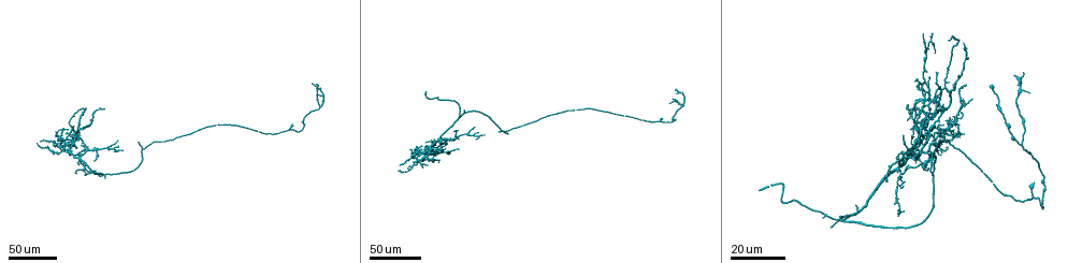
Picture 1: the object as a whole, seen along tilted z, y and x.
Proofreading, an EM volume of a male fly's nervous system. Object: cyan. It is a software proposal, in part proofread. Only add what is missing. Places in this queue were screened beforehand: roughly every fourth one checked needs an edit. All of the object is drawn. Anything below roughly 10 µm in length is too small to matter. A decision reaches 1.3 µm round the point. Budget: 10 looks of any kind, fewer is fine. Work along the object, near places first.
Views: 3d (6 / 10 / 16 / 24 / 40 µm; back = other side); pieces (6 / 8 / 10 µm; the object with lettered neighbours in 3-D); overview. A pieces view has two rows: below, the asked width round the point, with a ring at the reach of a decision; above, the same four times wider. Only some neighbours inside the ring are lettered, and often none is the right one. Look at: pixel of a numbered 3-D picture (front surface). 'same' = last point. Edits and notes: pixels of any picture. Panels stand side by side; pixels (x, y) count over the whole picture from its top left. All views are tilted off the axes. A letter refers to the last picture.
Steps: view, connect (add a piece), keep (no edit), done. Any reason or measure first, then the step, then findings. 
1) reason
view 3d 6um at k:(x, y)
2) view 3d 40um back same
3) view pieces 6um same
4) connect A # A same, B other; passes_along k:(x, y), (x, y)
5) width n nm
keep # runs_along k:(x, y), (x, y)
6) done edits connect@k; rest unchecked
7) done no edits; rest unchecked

view 3d 40um at 1:(499, 131)

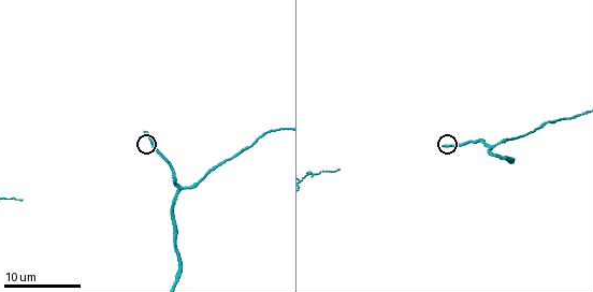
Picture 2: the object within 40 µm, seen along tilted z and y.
zoom in
view 3d 6um at 2:(147, 132)

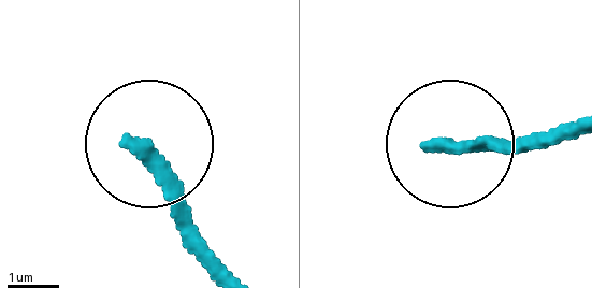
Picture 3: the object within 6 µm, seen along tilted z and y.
what lies round it
view pieces 8um at 3:(132, 146)

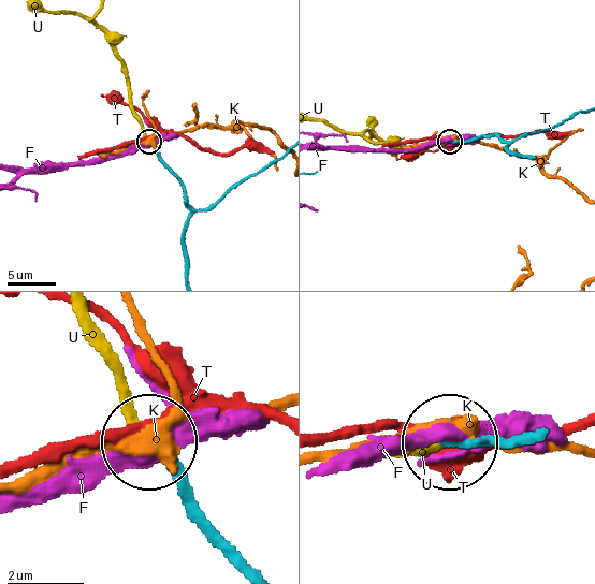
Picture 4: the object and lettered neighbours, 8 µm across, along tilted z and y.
connect U # F other, K other, T other, U same; passes_along 4:(169, 164), (133, 110), (115, 45), (73, 15); the neuron continues

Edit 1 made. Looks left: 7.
view overview

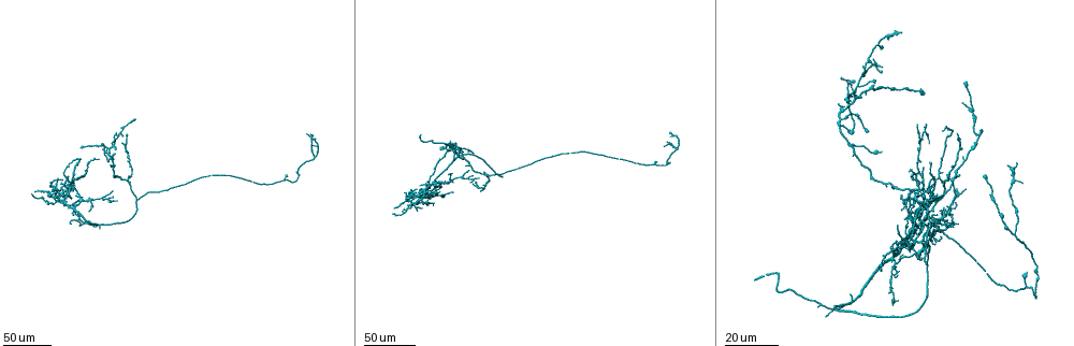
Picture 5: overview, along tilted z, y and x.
end of a long branch
view 3d 40um at 5:(912, 176)

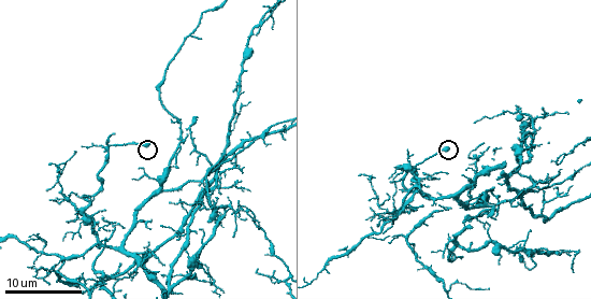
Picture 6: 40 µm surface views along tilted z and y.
view pieces 6um at 6:(149, 146)

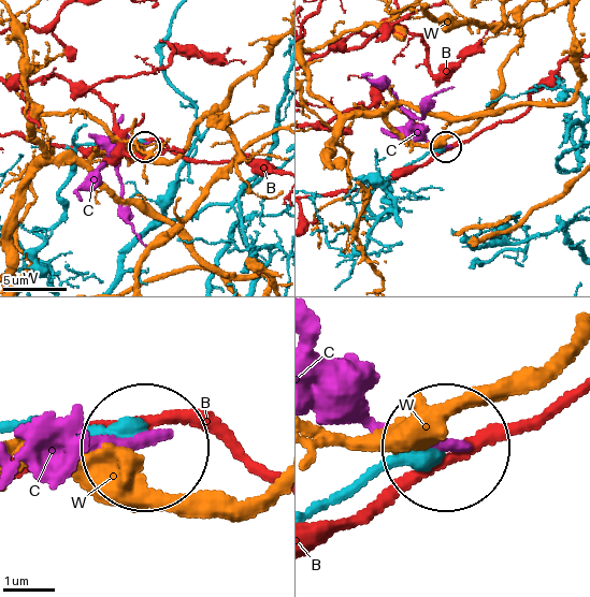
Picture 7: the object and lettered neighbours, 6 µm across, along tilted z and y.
width 430 nm
keep # B other, C other, W other; runs_along 7:(317, 511), (439, 456); no lettered piece goes on from it

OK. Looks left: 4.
end of a long branch
view 3d 40um at 5:(755, 278)

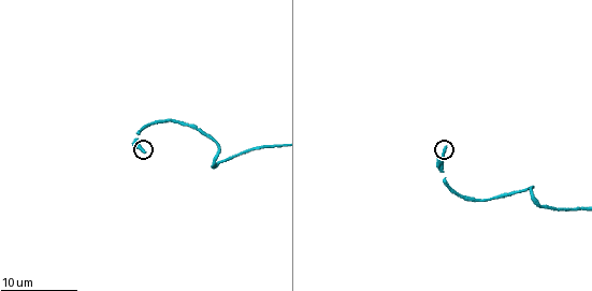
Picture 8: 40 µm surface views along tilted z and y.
view pieces 6um at 8:(444, 148)

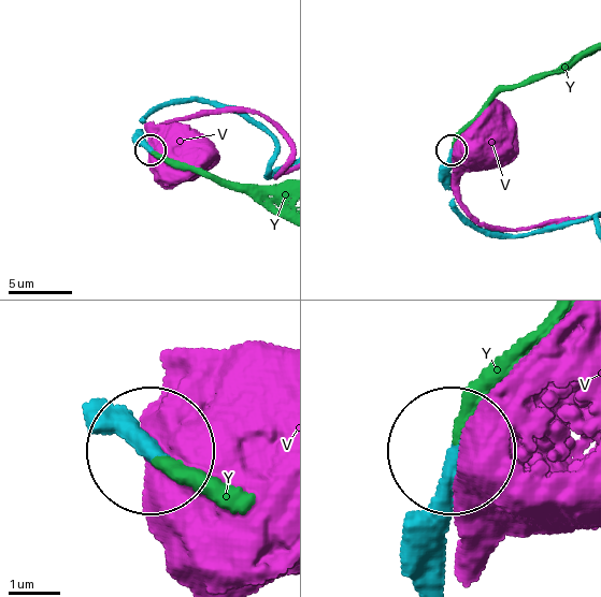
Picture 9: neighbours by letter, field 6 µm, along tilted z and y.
connect Y # V other, Y same; passes_along 9:(139, 419), (159, 461), (199, 472); it goes on there

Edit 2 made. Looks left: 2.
done edits connect@4, connect@9; rest unchecked

